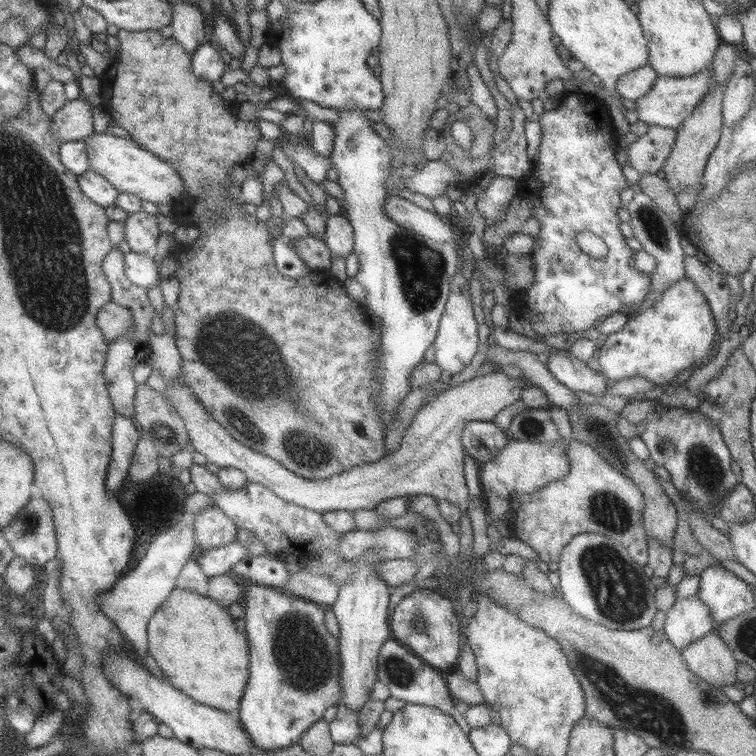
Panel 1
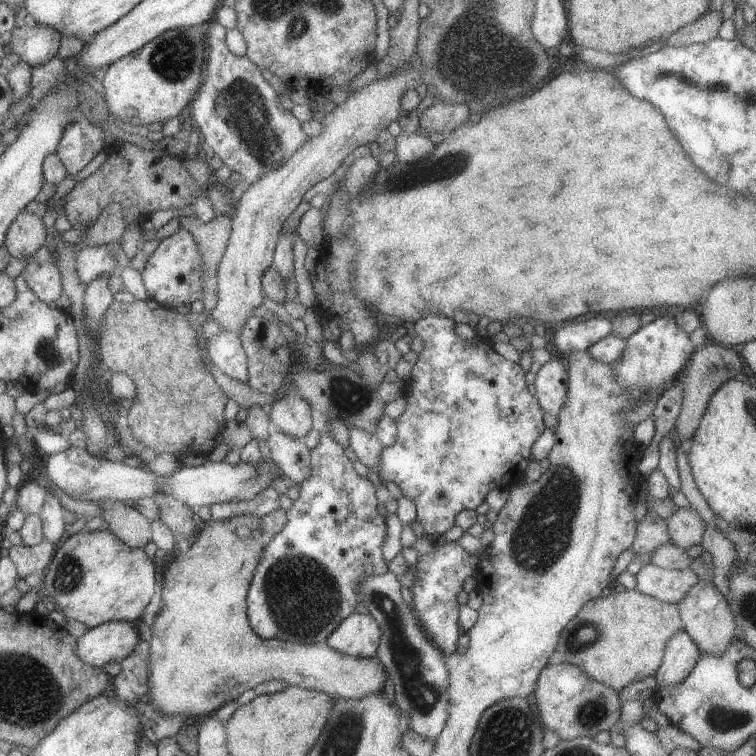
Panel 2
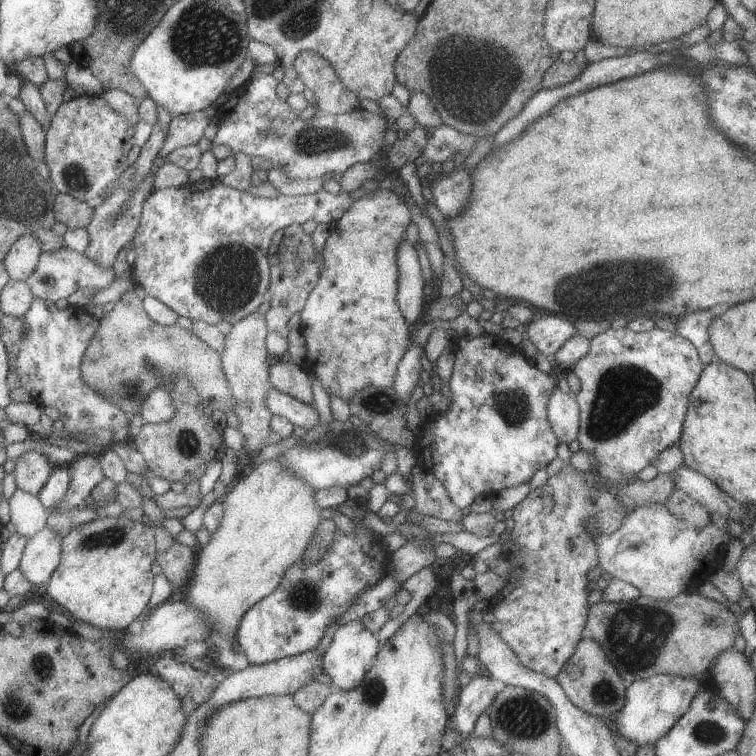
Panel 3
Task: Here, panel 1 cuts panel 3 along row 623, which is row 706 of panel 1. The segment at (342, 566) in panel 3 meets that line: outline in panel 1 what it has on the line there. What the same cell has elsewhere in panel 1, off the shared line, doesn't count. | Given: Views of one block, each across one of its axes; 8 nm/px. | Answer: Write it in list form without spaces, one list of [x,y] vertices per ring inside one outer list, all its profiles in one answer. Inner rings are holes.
[[[249,583],[244,587],[240,602],[244,610],[243,620],[249,646],[249,673],[240,701],[239,723],[254,748],[262,752],[287,748],[297,744],[303,732],[321,719],[329,706],[337,706],[342,700],[337,638],[327,631],[323,623],[326,607],[289,595],[279,588]]]

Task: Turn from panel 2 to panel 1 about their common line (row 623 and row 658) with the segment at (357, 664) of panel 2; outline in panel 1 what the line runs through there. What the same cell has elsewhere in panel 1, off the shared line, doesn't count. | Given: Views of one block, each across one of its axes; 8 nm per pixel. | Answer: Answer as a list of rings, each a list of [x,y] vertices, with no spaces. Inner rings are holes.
[[[175,587],[148,620],[146,637],[149,656],[161,668],[162,675],[171,681],[173,688],[198,704],[225,713],[239,709],[249,673],[249,646],[243,617],[233,618],[227,607],[219,606],[205,595]]]

